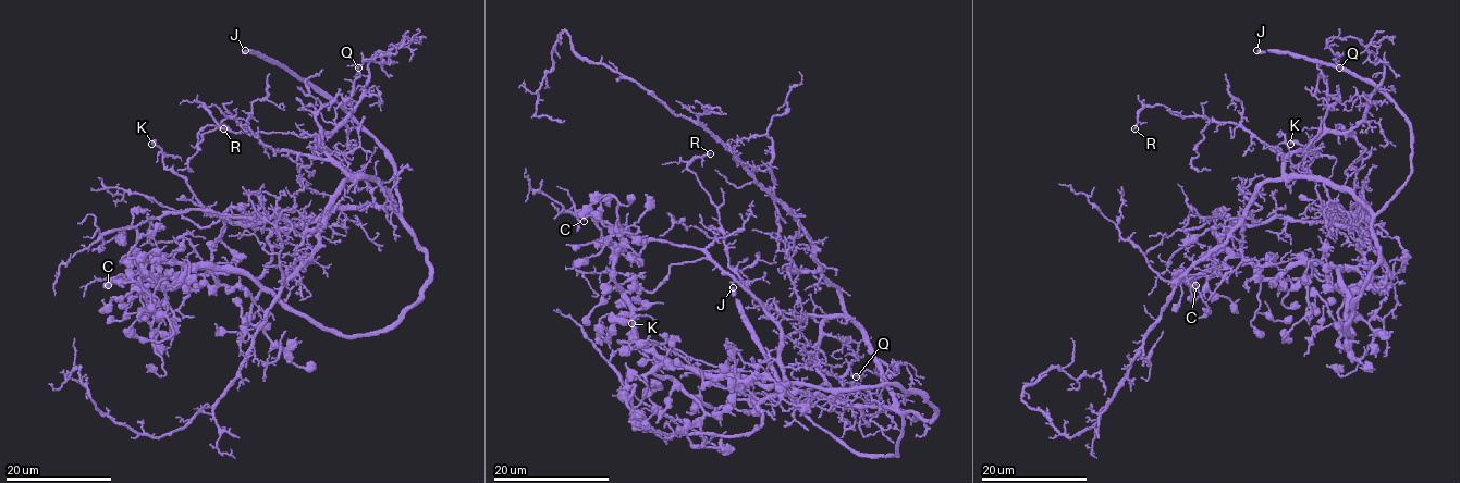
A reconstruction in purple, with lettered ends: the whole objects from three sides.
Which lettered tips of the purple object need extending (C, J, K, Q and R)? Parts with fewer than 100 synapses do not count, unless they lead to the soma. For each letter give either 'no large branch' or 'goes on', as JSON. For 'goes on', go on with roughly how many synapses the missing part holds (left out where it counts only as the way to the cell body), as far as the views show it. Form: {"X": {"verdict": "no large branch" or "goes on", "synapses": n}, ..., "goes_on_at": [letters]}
{"C": {"verdict": "no large branch"}, "J": {"verdict": "goes on"}, "K": {"verdict": "no large branch"}, "Q": {"verdict": "no large branch"}, "R": {"verdict": "no large branch"}, "goes_on_at": ["J"]}

